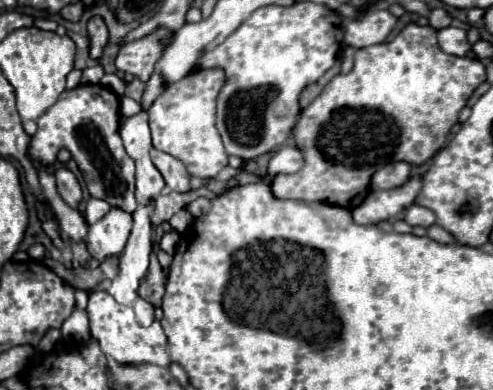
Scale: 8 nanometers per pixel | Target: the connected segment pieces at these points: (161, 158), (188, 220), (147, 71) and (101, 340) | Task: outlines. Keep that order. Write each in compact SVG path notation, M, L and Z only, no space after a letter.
M156 148L150 150L150 156L152 156L154 166L160 170L166 184L172 190L176 190L176 192L188 192L190 190L190 174L188 174L182 160L174 158L174 156L166 154L166 152L160 152Z
M180 210L180 212L176 212L176 214L170 218L172 228L176 228L178 232L186 232L186 228L188 228L192 222L194 222L194 218L192 218L192 214L190 214L188 210Z
M160 26L140 40L126 42L116 56L116 68L124 72L126 80L134 80L136 76L138 80L148 82L154 72L154 64L160 60L162 52L172 42L172 38L174 32Z
M92 292L88 300L88 316L90 316L90 334L100 344L100 350L116 360L122 366L140 366L140 364L156 364L168 366L170 358L166 352L166 336L162 326L156 322L150 328L144 328L136 322L132 308L120 306L106 292Z

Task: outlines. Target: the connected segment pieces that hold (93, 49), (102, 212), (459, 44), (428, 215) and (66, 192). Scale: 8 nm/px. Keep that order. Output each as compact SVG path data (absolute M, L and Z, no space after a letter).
M96 16L88 22L88 36L90 36L90 58L100 60L102 52L108 44L108 28L102 22L102 18Z
M90 198L90 200L86 202L86 212L84 212L84 216L86 216L86 222L92 226L92 224L96 224L98 220L102 220L108 212L110 212L108 202L98 200L98 198Z
M448 26L448 30L440 30L438 42L440 42L440 48L452 56L468 56L472 50L472 44L466 38L466 30L454 28L454 26Z
M412 204L412 206L408 206L406 212L404 212L404 220L406 220L410 226L424 226L424 228L428 228L428 226L434 224L436 216L432 214L432 210L428 210L428 208L424 208L424 206L418 206L418 204Z
M62 166L62 168L56 168L54 178L56 178L56 188L58 188L58 194L62 196L62 200L70 208L78 208L82 202L82 186L80 186L78 178L74 176L74 172L68 170L66 166Z

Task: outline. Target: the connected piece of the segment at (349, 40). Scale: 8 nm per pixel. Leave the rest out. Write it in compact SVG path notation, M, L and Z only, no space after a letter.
M370 10L364 14L364 18L352 20L346 26L344 42L354 48L380 44L390 36L396 26L396 20L398 18L392 16L388 10Z

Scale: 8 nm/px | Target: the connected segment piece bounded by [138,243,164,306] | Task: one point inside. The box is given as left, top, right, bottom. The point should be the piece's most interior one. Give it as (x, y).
(153, 290)

